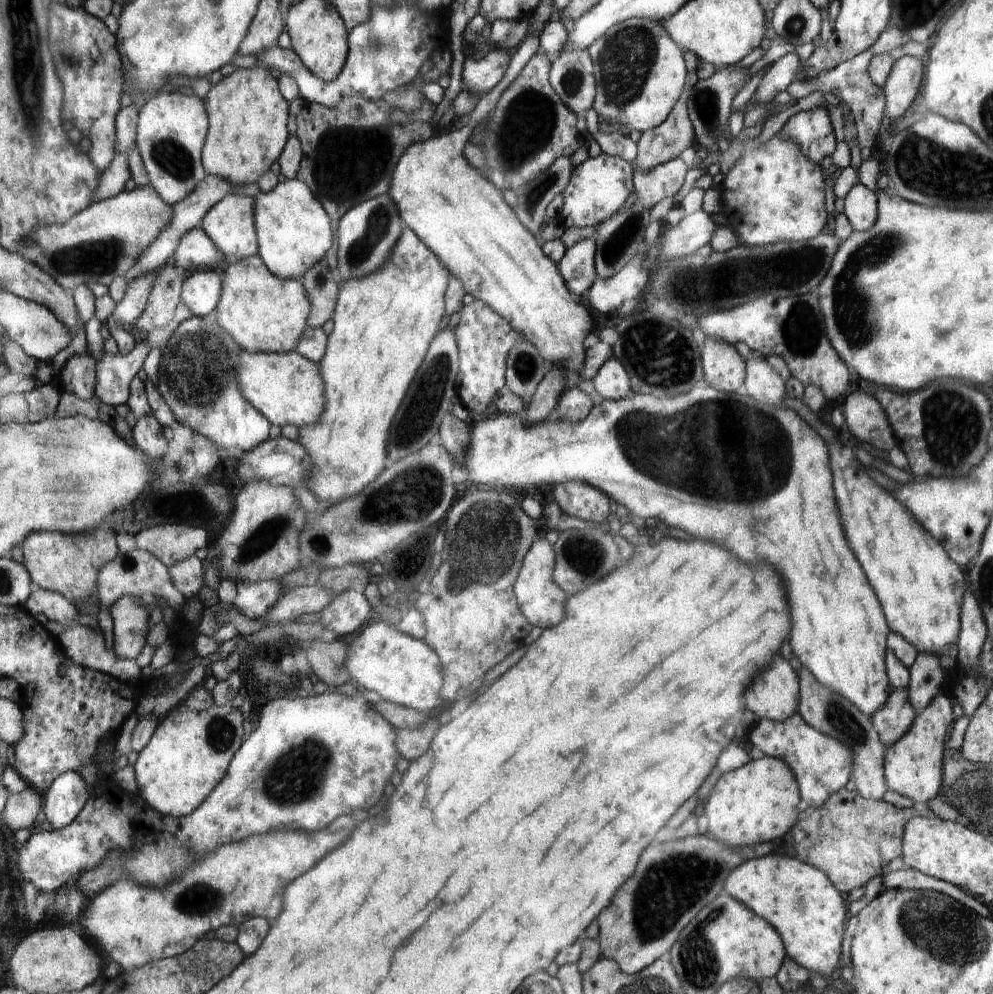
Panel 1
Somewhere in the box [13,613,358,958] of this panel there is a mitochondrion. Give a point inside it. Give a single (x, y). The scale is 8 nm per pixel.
(300, 774)

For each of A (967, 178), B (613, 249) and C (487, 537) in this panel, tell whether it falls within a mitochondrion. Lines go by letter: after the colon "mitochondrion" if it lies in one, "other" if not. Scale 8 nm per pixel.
A: mitochondrion
B: mitochondrion
C: mitochondrion

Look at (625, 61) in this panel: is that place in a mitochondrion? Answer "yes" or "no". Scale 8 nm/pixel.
yes

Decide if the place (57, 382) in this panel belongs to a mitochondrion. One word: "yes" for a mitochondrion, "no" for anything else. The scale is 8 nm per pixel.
no

